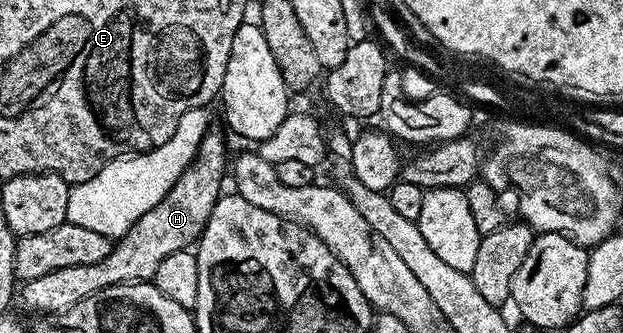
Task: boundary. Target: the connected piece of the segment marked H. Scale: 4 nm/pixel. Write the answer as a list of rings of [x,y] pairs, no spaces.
[[[208,130],[201,138],[199,150],[191,164],[173,182],[169,194],[153,206],[124,236],[112,243],[109,254],[101,258],[101,262],[93,262],[89,266],[65,266],[65,270],[53,270],[53,274],[41,274],[41,278],[26,281],[21,288],[23,304],[35,314],[58,314],[77,306],[81,298],[89,298],[89,294],[97,294],[97,290],[105,290],[118,284],[138,284],[154,281],[157,266],[161,266],[169,254],[190,249],[203,235],[203,227],[209,222],[209,214],[218,202],[223,188],[223,175],[229,172],[229,156],[223,145],[223,136],[216,130]]]

